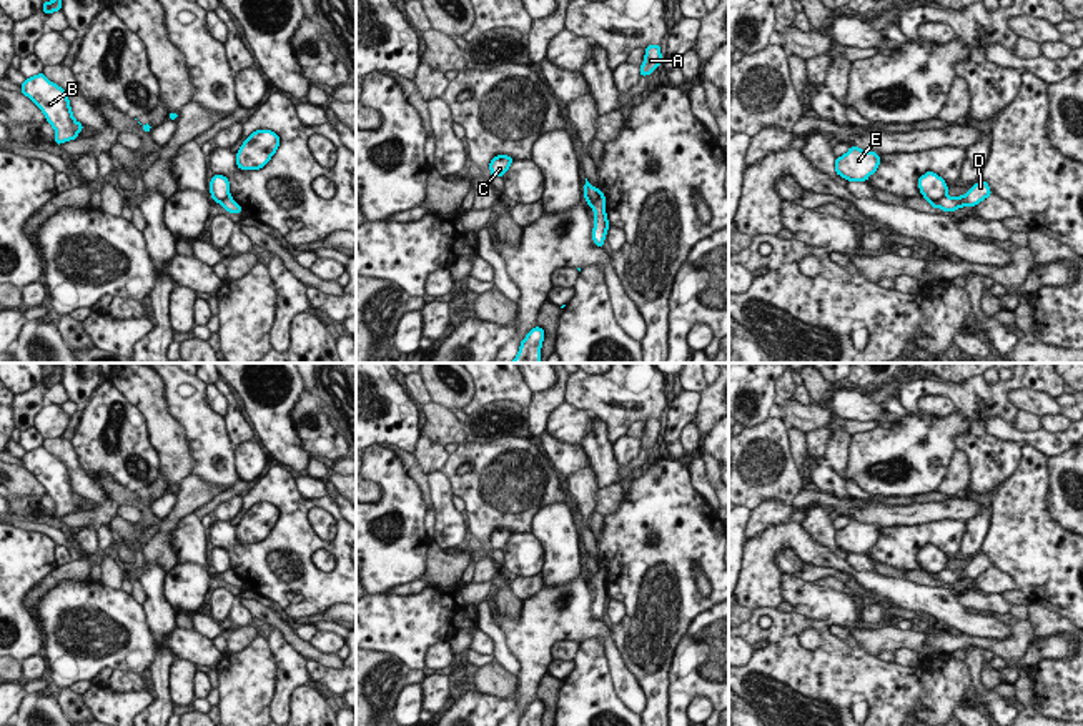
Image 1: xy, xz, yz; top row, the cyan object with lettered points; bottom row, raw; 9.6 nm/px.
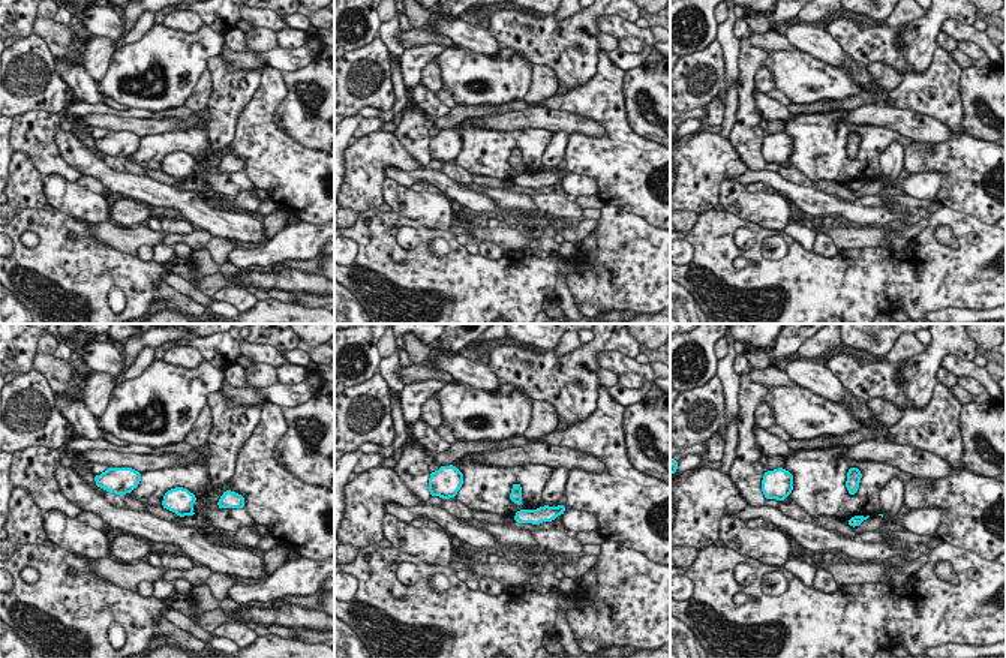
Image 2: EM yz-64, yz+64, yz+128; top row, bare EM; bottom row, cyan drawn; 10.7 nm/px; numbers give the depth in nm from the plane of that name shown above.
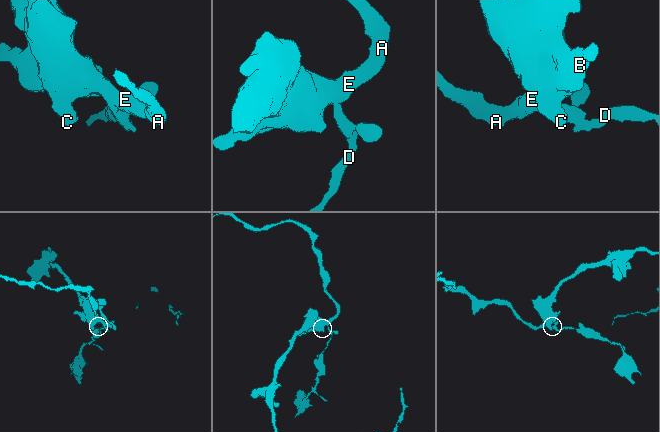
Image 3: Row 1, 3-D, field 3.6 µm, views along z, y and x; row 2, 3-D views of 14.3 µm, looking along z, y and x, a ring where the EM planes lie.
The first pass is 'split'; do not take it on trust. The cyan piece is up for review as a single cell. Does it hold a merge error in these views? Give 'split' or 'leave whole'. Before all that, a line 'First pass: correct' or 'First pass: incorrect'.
First pass: correct
split

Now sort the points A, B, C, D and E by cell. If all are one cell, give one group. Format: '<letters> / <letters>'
A B C E / D

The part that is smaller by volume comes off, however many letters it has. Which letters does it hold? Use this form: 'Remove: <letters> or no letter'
Remove: D

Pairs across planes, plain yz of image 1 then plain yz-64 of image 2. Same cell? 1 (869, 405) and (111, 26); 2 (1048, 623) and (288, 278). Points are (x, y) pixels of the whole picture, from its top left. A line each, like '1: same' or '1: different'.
1: same
2: different

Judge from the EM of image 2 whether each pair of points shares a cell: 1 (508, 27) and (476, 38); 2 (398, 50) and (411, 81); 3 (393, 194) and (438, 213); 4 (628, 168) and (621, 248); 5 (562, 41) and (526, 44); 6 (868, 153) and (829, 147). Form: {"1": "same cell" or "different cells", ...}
{"1": "different cells", "2": "different cells", "3": "same cell", "4": "different cells", "5": "same cell", "6": "same cell"}

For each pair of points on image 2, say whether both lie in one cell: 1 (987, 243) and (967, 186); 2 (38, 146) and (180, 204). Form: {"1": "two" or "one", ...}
{"1": "two", "2": "two"}

